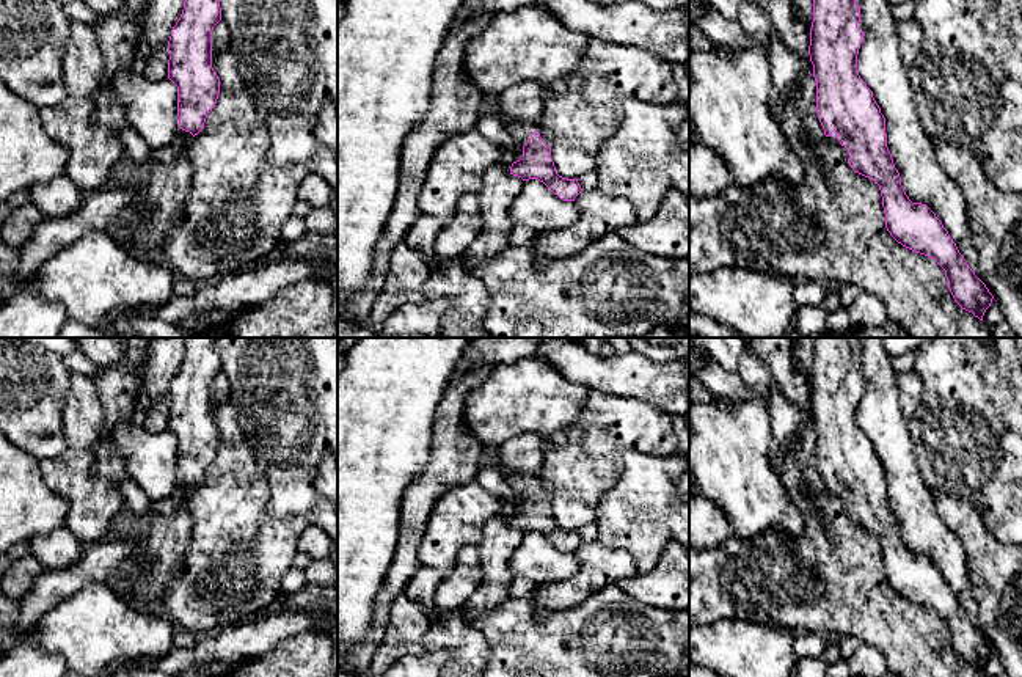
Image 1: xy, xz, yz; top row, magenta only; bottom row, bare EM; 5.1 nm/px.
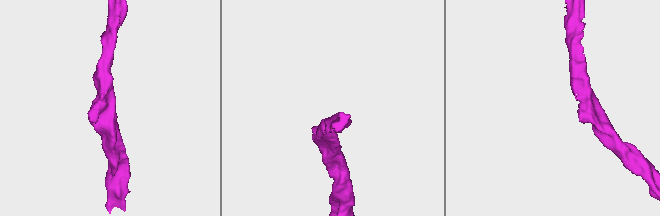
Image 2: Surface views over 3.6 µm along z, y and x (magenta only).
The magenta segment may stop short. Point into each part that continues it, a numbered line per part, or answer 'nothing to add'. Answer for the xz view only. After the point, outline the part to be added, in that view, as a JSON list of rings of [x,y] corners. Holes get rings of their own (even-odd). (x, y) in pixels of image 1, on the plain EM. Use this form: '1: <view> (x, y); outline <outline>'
1: xz (521, 483); outline [[[515,471],[507,482],[513,489],[513,492],[521,498],[524,498],[529,493],[532,484],[537,482],[540,489],[545,492],[545,495],[551,500],[549,492],[543,489],[543,482],[538,476]]]

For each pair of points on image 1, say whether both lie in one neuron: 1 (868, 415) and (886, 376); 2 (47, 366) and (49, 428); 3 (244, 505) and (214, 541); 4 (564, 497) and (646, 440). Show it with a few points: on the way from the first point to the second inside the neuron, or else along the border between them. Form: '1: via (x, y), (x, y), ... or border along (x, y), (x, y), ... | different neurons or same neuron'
1: via (878, 406), (879, 385) | same neuron
2: via (46, 382), (46, 412) | same neuron
3: via (234, 514), (223, 531) | same neuron
4: via (584, 476), (625, 439) | same neuron

